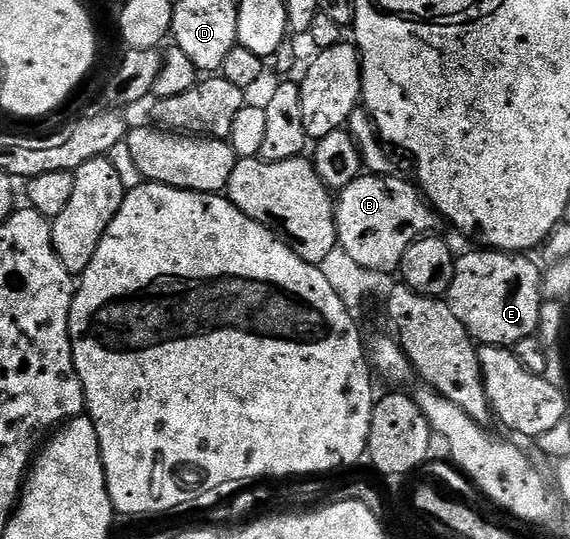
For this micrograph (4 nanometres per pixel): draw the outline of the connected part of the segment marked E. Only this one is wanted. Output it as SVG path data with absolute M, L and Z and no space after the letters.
M477 251L465 253L456 258L457 266L451 279L447 300L455 319L469 330L469 336L481 345L500 345L517 347L520 341L537 333L537 324L543 304L543 269L532 261L532 256L515 253L498 253L496 251Z

